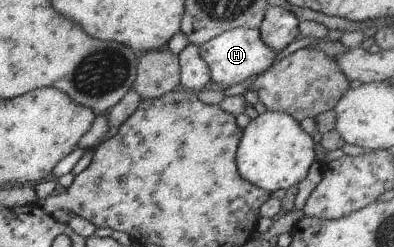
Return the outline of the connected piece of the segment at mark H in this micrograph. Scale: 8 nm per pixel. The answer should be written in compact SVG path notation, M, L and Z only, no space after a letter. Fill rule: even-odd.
M234 28L219 33L211 40L197 45L201 60L210 73L210 86L226 89L233 84L243 82L249 76L257 76L267 70L275 58L275 53L260 37L258 29Z

